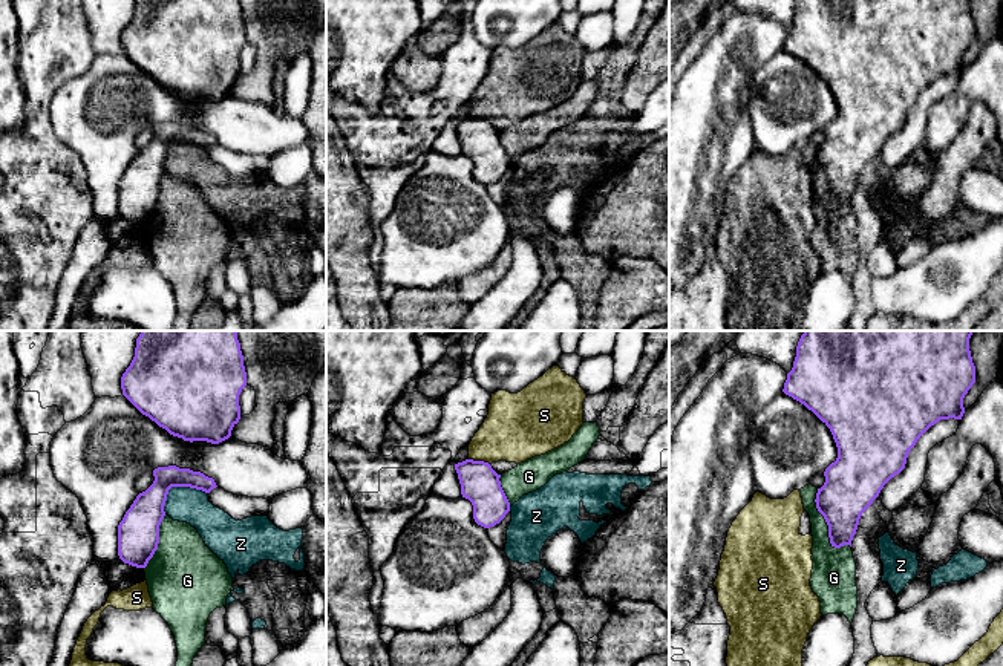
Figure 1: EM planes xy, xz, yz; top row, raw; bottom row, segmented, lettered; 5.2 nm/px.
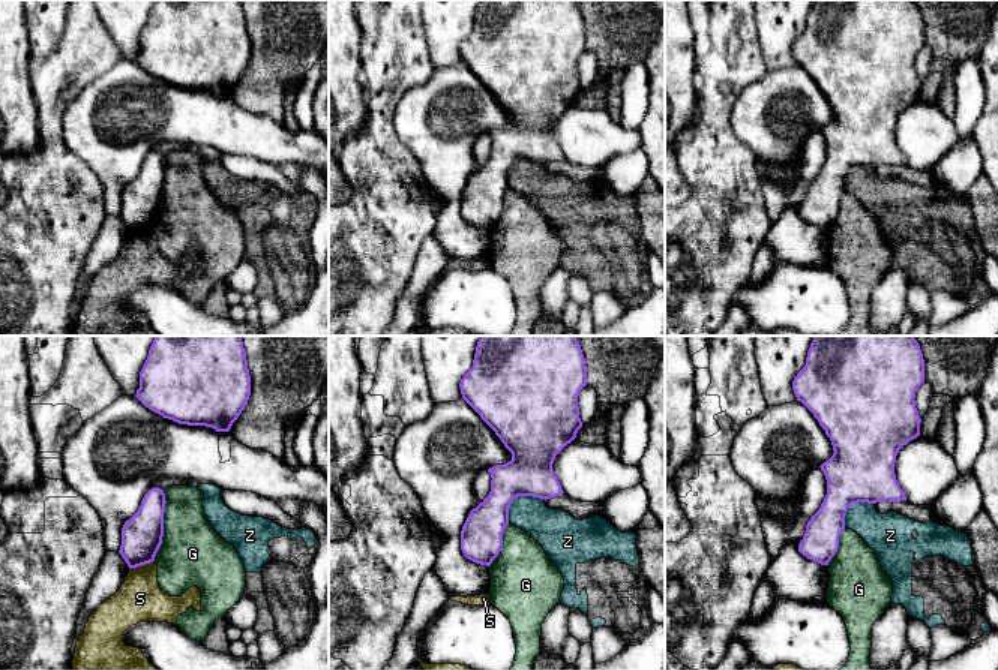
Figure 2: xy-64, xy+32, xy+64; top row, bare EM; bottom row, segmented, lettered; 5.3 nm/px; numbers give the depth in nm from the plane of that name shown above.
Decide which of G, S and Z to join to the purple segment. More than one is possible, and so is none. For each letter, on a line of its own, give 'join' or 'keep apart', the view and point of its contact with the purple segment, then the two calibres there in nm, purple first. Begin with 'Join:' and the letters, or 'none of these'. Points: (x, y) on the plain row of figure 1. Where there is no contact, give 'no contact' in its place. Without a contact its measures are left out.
Join: none of these
G: keep apart; meets purple in yz at (827, 181); 280 nm thick on the purple side, 220 nm on the other
S: keep apart; meets purple in xz at (480, 118); 200 nm thick on the purple side, 320 nm on the other
Z: keep apart; meets purple in xy at (178, 143); 190 nm thick on the purple side, 190 nm on the other

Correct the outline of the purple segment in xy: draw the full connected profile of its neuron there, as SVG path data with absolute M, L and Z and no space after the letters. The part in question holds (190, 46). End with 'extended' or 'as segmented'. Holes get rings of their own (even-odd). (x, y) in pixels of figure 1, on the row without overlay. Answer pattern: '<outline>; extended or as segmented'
M136 0L135 14L121 34L123 52L145 73L184 98L219 101L240 77L239 52L247 43L240 0Z; as segmented

